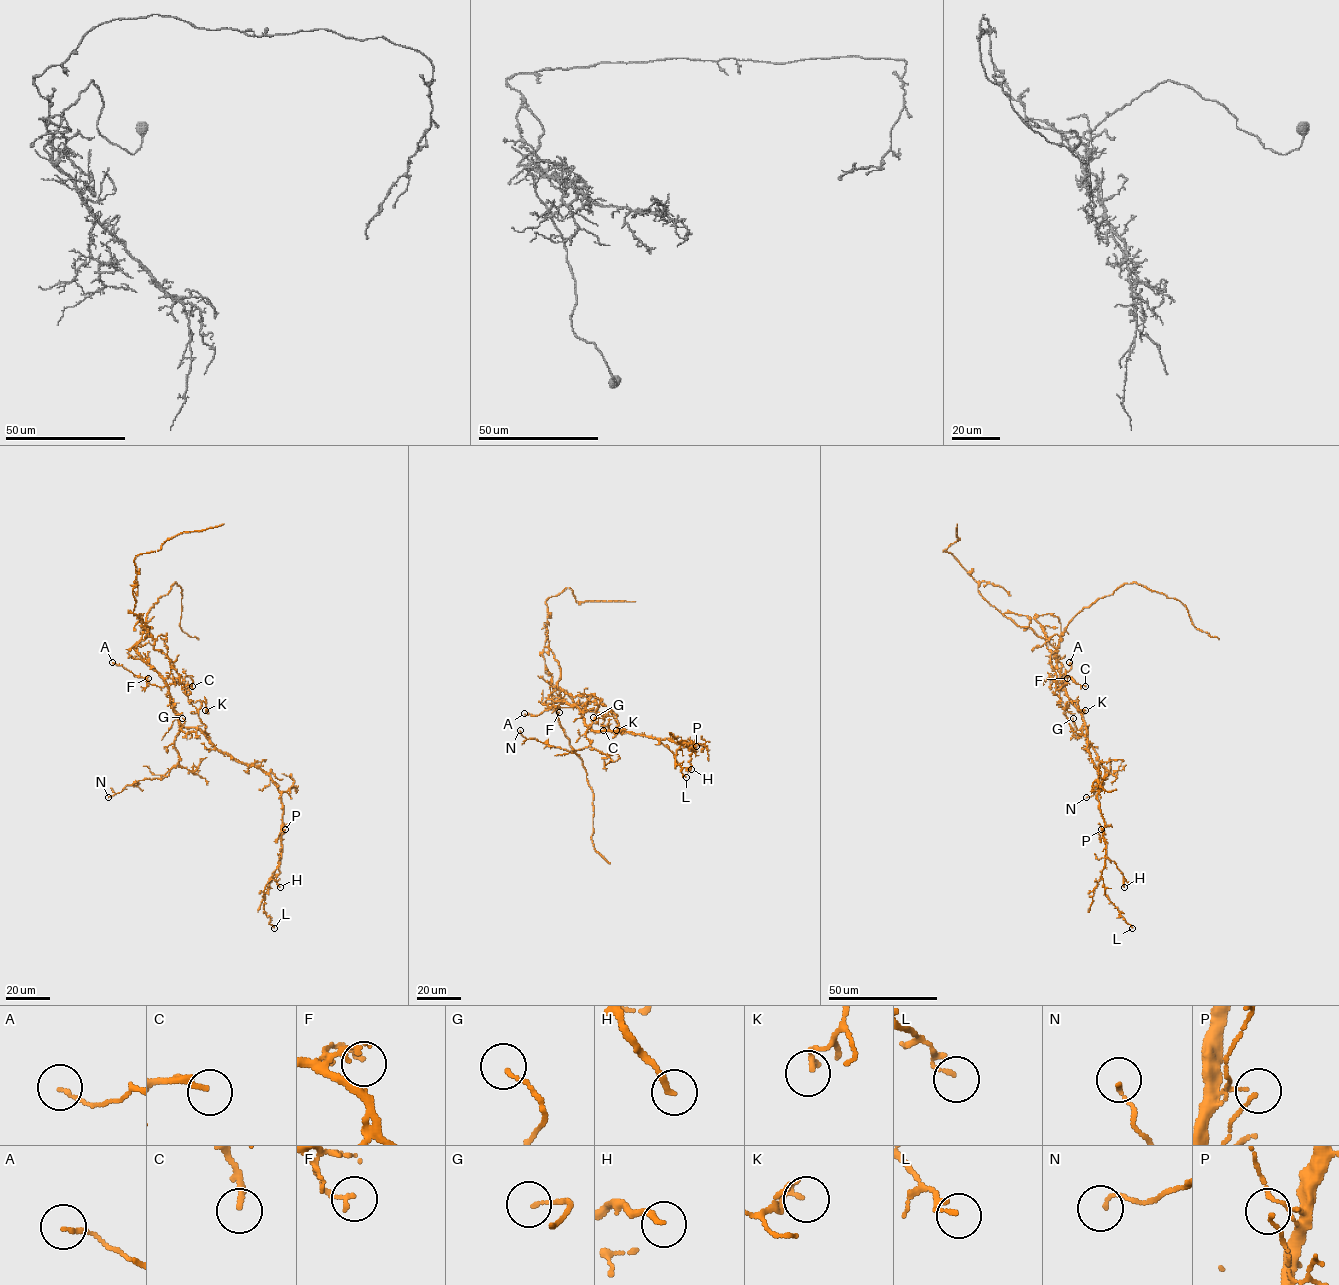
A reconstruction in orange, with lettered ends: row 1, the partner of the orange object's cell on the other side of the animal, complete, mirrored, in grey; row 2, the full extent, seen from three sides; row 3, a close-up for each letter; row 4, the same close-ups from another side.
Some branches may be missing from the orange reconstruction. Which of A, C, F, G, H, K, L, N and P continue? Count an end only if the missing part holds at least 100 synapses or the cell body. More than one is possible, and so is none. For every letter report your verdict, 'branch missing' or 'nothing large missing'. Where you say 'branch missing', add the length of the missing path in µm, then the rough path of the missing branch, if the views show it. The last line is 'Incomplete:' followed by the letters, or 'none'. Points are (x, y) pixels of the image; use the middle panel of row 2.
A: nothing large missing
C: nothing large missing
F: nothing large missing
G: nothing large missing
H: nothing large missing
K: nothing large missing
L: nothing large missing
N: nothing large missing
P: nothing large missing
Incomplete: none

